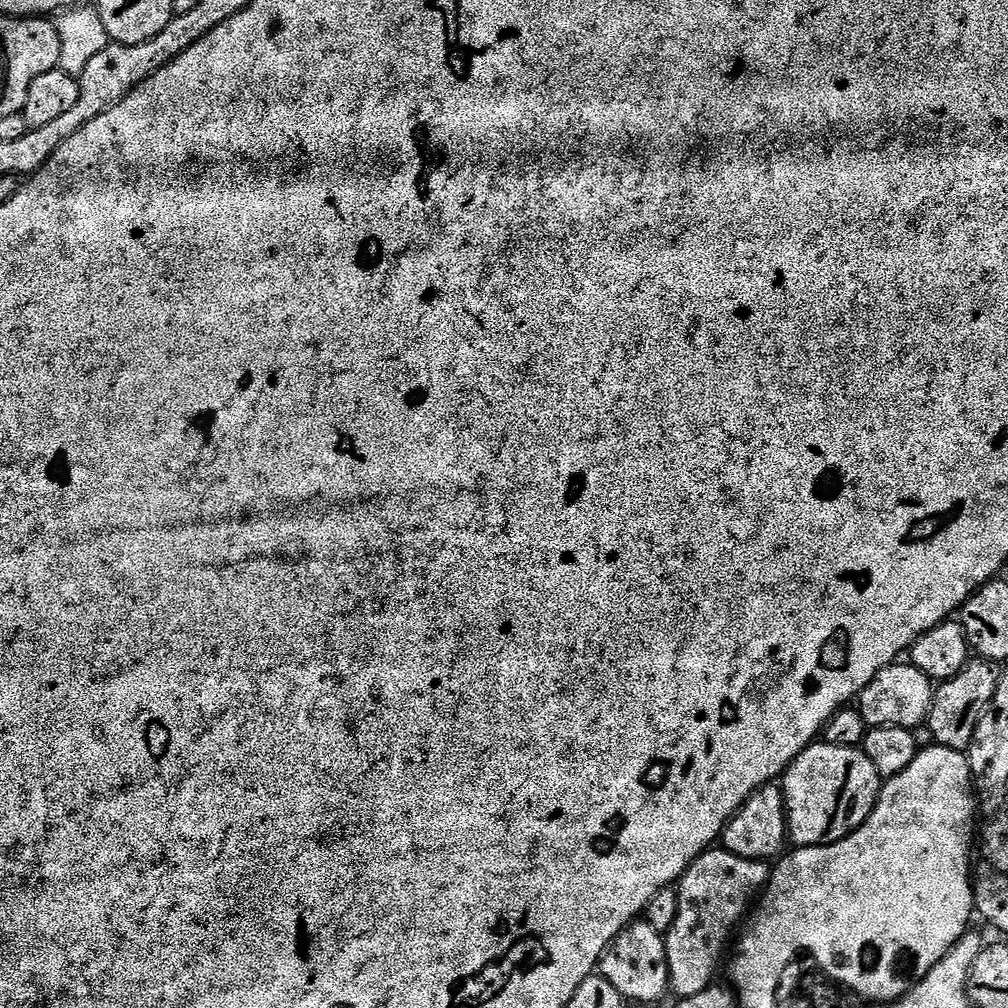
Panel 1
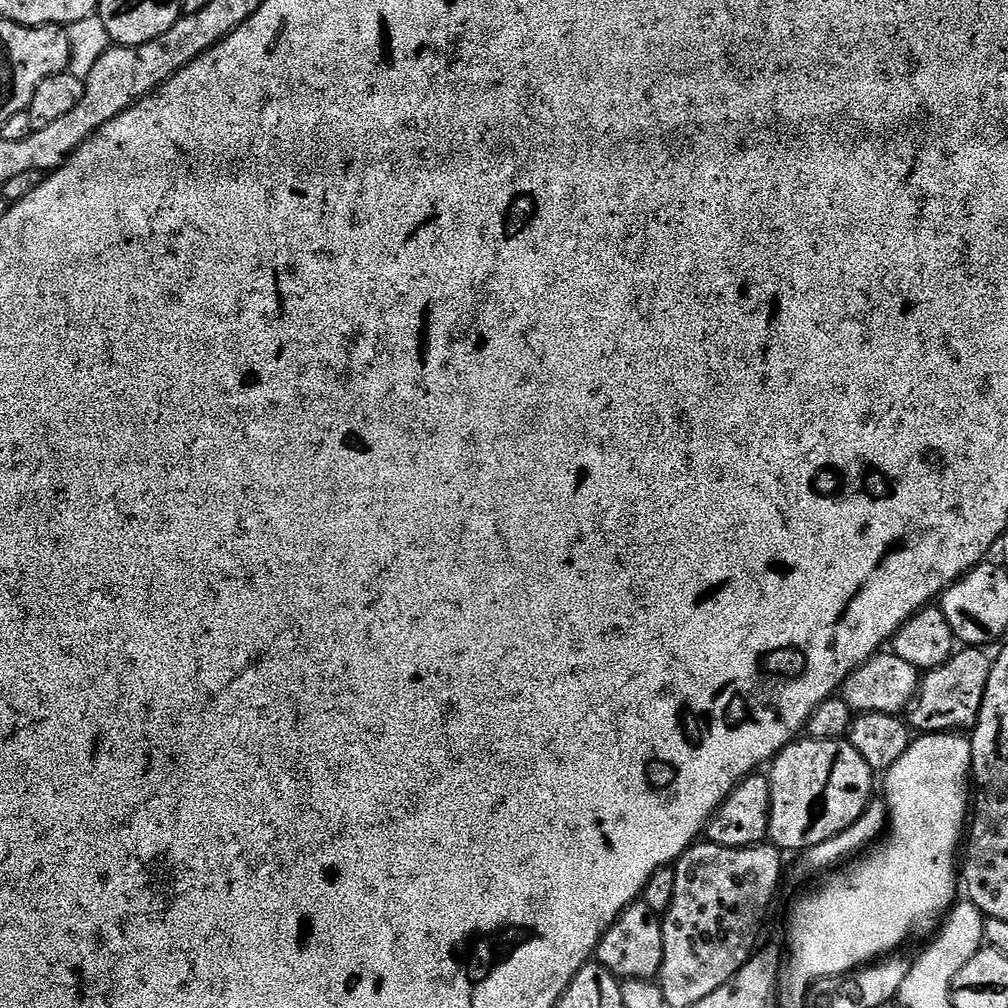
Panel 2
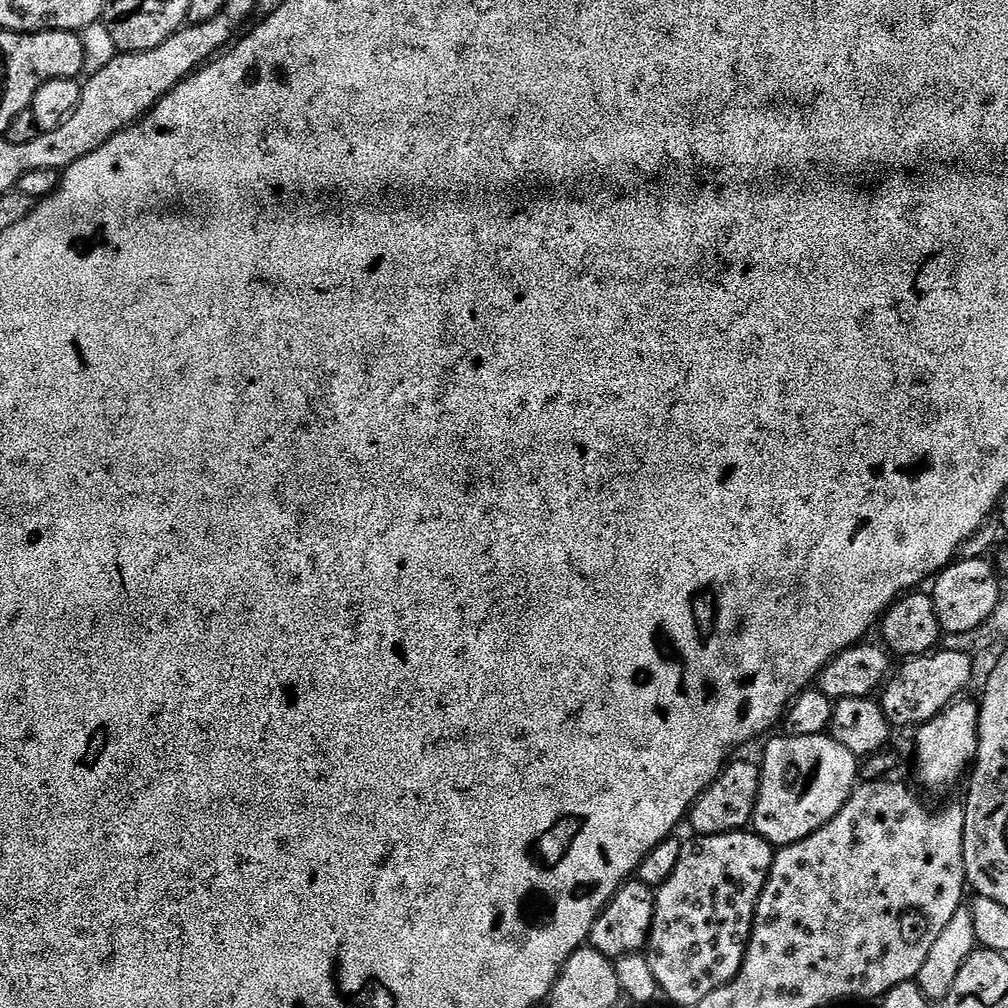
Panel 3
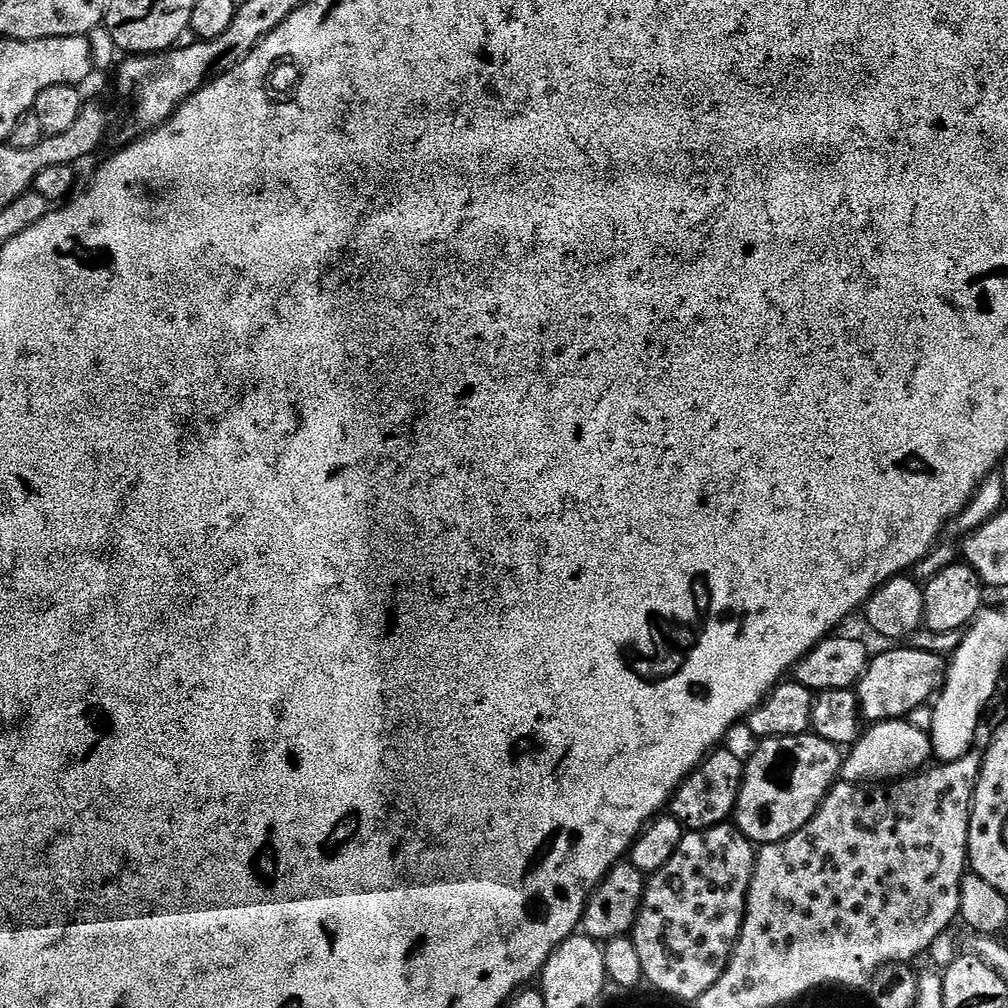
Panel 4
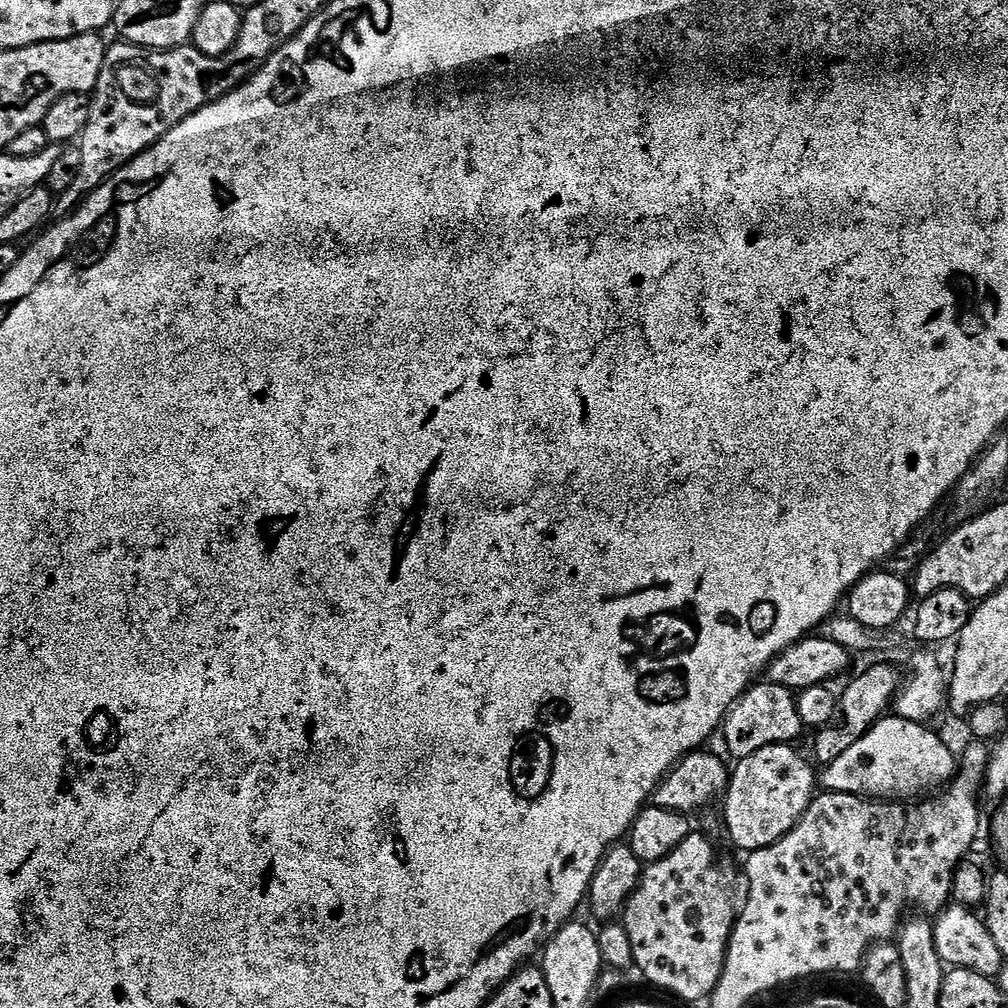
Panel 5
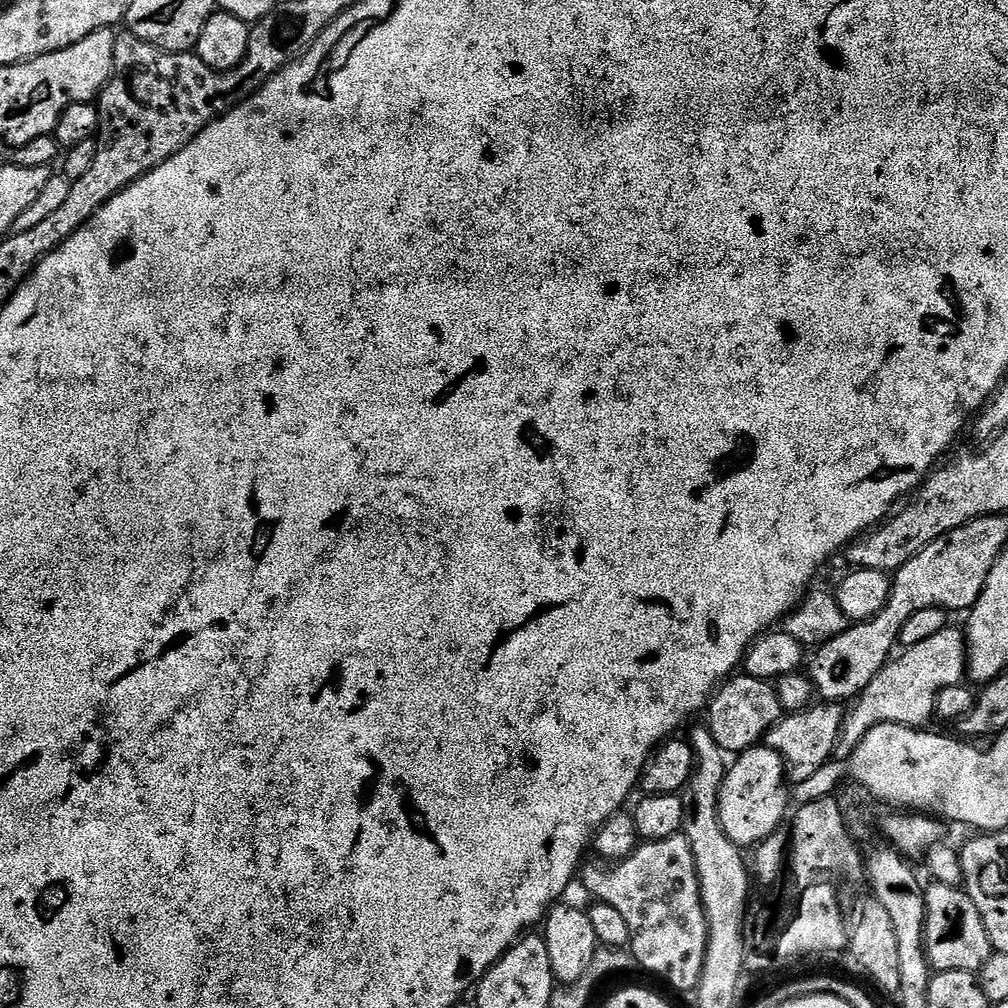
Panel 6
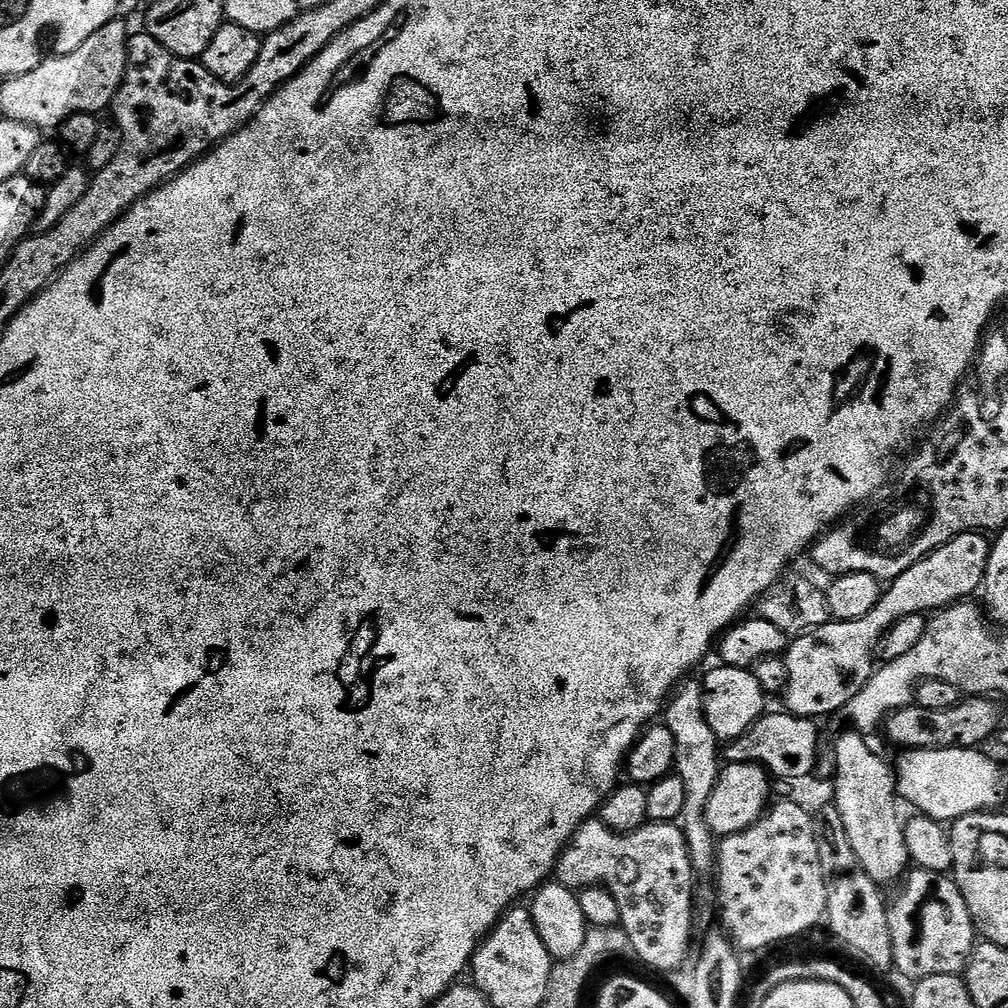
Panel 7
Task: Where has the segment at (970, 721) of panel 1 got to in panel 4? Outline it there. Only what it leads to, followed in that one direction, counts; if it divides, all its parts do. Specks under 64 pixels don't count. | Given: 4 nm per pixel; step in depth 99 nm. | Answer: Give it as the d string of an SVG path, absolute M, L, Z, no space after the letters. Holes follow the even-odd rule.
M892 646L889 652L880 652L871 657L868 661L868 670L863 678L860 679L858 685L858 695L860 697L860 714L864 717L865 721L868 722L879 722L882 720L903 720L905 718L911 717L911 712L916 712L928 699L931 701L933 697L937 695L943 689L946 683L946 660L945 657L939 656L938 654L926 653L923 650L918 650L911 648L909 646Z

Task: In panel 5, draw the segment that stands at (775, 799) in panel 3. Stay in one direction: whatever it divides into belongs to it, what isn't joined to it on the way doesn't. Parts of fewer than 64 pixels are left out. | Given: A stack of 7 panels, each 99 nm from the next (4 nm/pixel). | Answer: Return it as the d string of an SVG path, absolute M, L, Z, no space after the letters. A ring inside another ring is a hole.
M771 744L762 746L762 750L745 760L735 761L722 805L728 836L744 854L778 842L802 818L818 792L818 772L812 769L813 761L809 760L792 744Z

